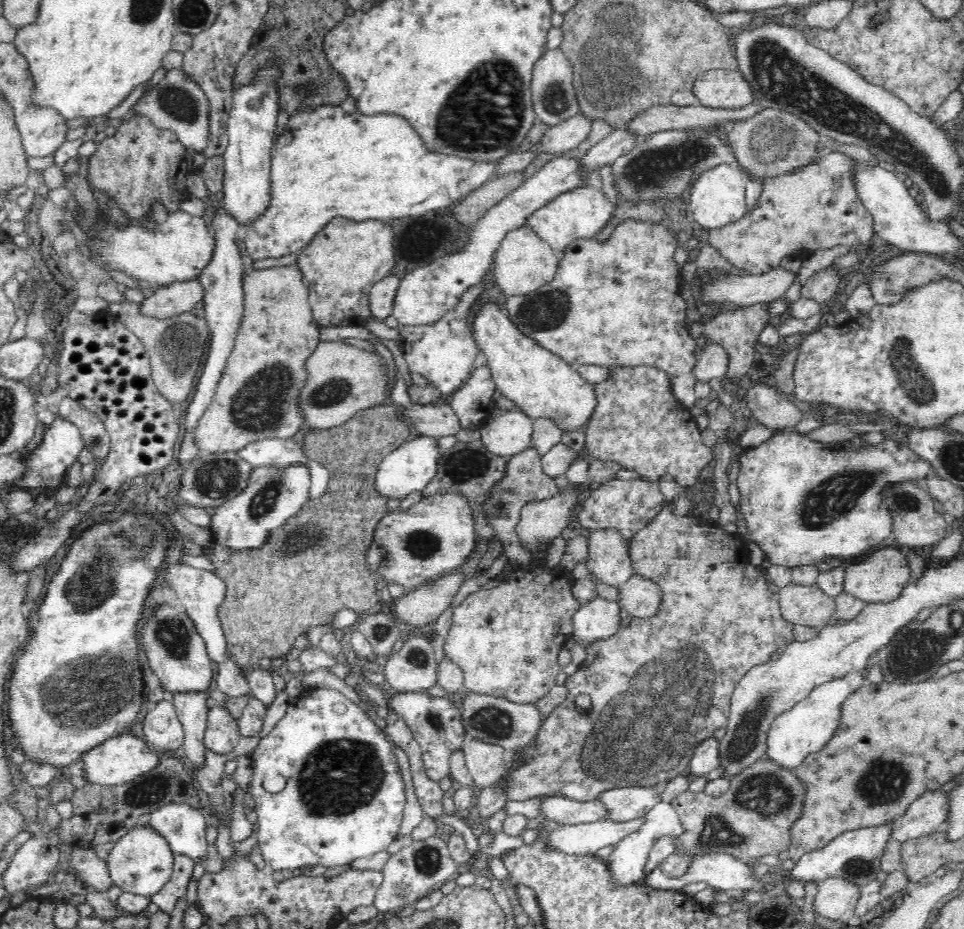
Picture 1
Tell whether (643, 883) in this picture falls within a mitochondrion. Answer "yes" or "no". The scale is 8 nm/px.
no

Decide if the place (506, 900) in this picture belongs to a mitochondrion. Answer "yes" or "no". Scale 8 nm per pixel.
no

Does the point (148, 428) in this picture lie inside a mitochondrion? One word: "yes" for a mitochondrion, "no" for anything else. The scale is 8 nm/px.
no

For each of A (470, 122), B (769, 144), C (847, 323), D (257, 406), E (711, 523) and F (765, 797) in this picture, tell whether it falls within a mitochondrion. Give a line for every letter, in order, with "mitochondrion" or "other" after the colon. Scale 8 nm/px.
A: mitochondrion
B: mitochondrion
C: other
D: mitochondrion
E: other
F: mitochondrion

